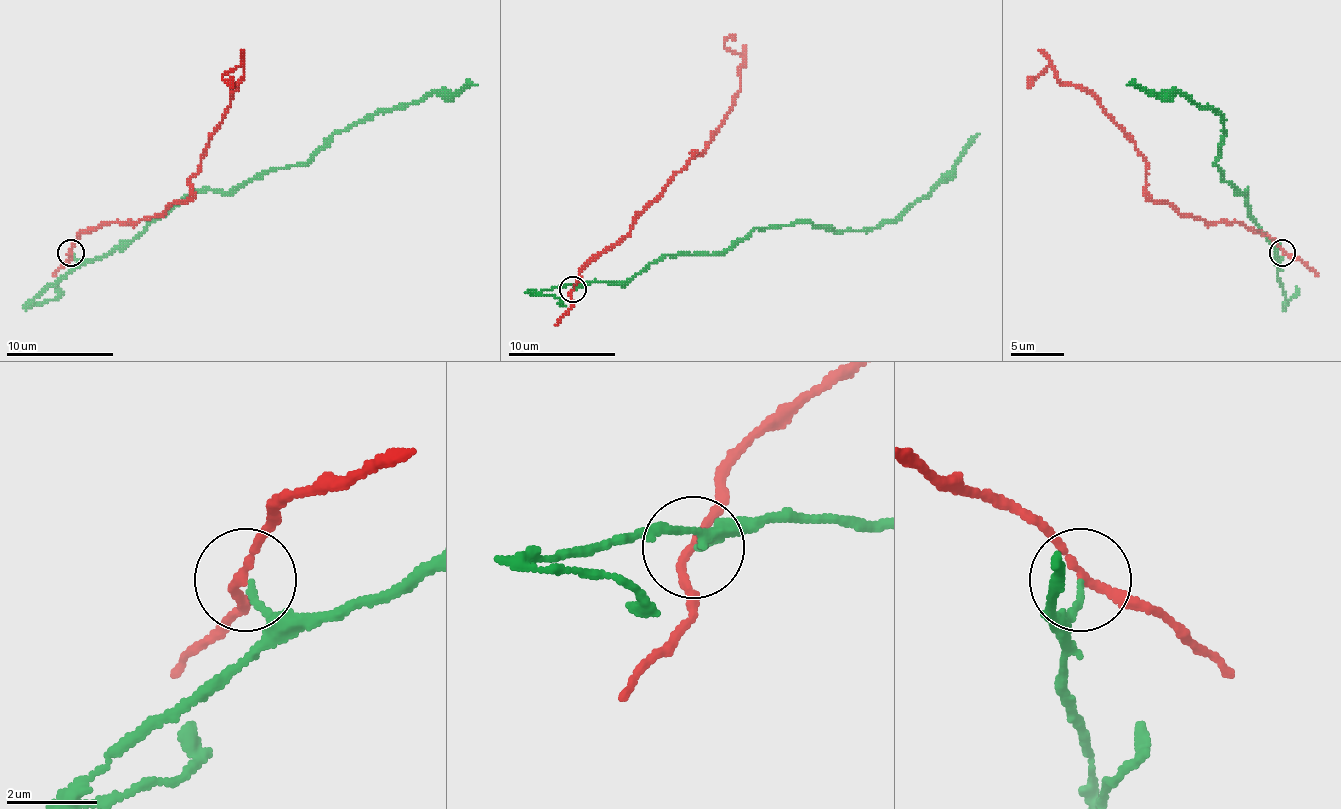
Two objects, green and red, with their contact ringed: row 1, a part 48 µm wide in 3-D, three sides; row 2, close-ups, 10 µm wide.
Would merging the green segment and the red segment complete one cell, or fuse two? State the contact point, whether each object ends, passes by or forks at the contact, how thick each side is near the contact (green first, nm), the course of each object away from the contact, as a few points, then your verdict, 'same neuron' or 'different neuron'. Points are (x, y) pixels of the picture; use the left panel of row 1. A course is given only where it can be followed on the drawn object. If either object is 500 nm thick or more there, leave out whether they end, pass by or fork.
at (71, 252); green ends there; red passes by; 130 nm thick on the green side, 170 nm on the other; green runs (71, 251), (101, 259), (195, 192), (230, 192), (303, 165), (335, 133), (381, 112), (477, 85); red runs (71, 251), (85, 230), (160, 216), (190, 195), (190, 179), (243, 77), (241, 66), (222, 77), (233, 87); different neuron

